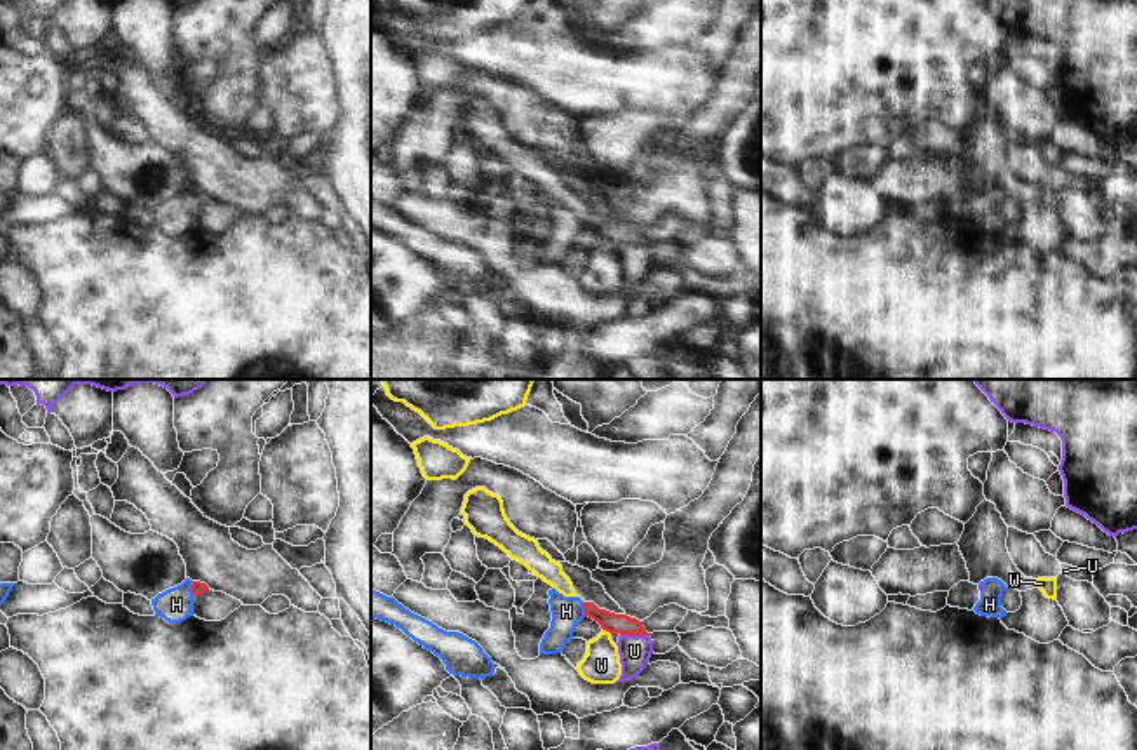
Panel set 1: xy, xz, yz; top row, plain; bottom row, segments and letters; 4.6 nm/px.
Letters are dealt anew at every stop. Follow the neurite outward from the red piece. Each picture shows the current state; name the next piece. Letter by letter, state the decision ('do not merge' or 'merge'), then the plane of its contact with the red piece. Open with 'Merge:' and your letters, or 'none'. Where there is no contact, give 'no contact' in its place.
Merge: H
H: merge; contact in xy
U: do not merge; contact in xz
W: do not merge; contact in xz

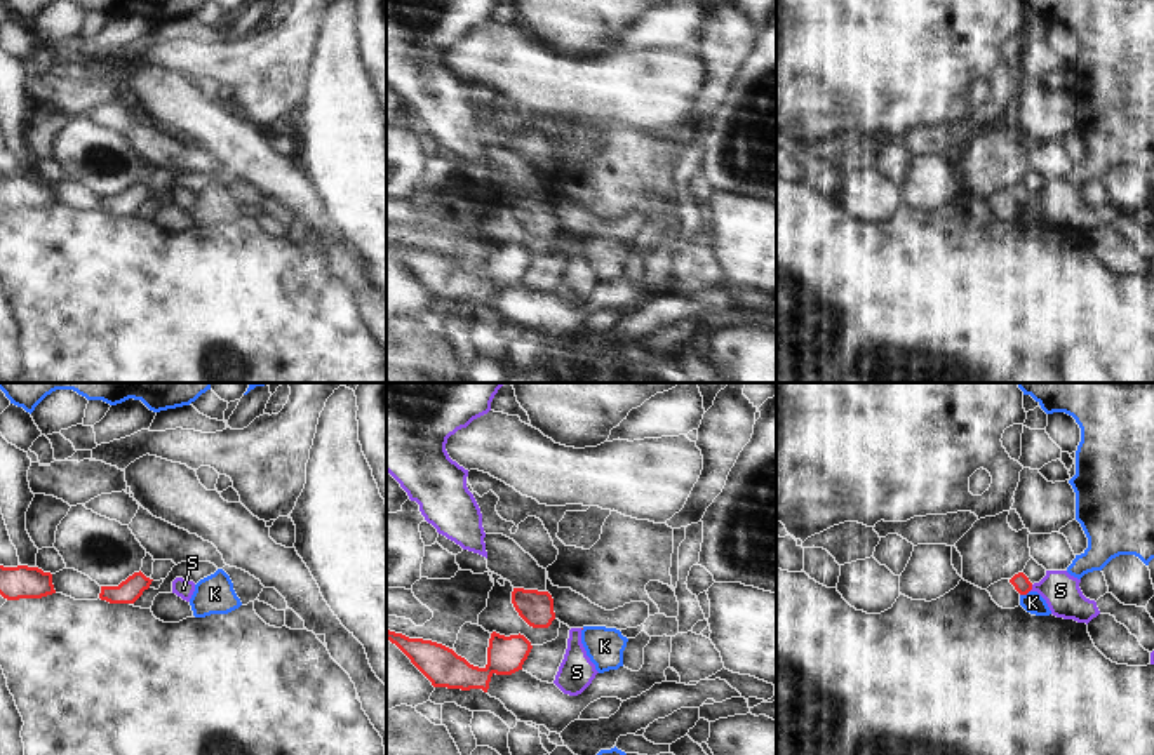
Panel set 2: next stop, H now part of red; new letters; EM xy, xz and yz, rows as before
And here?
Merge: none
K: do not merge; contact in yz
S: do not merge; contact in yz

